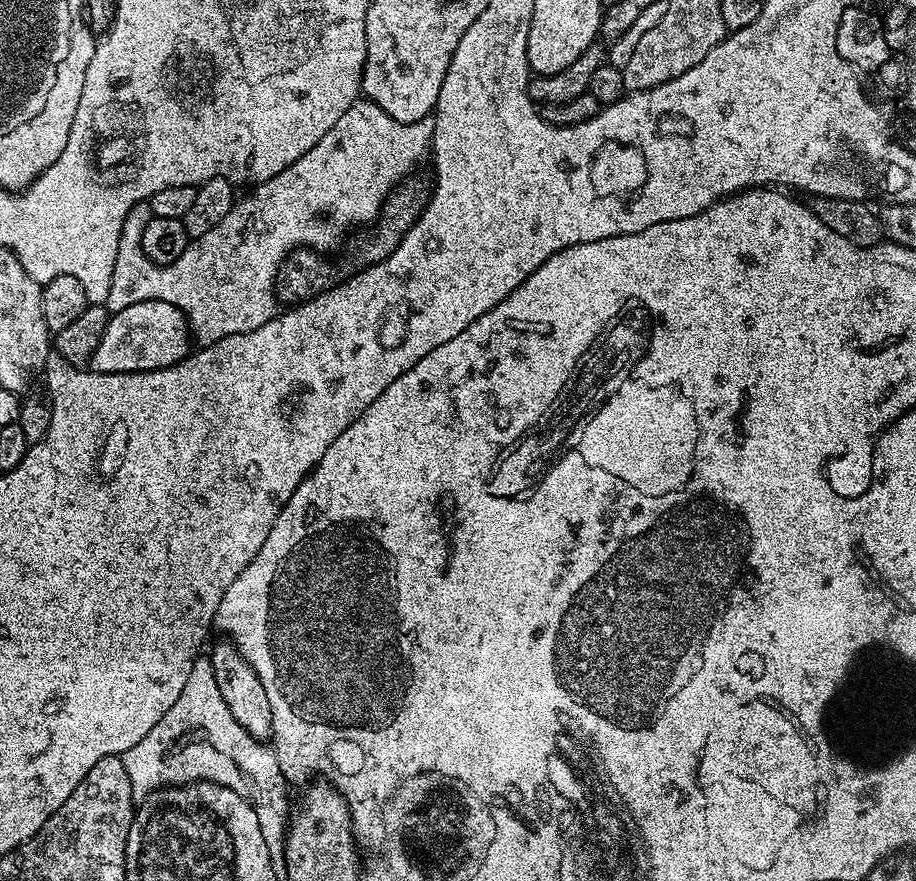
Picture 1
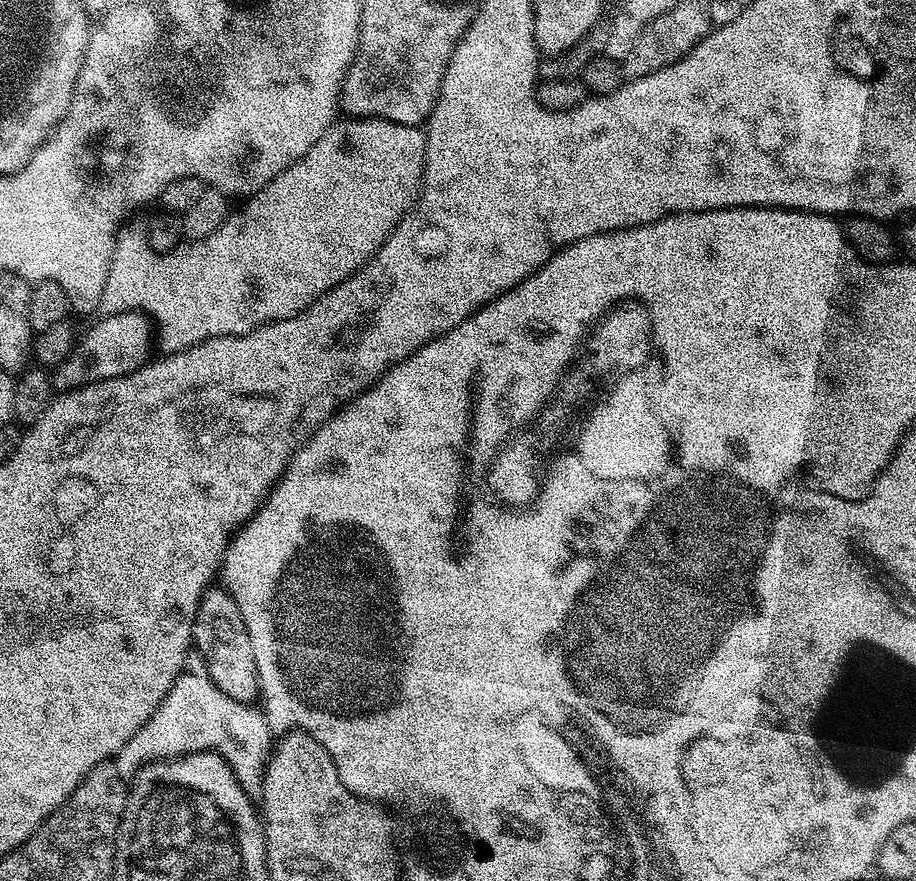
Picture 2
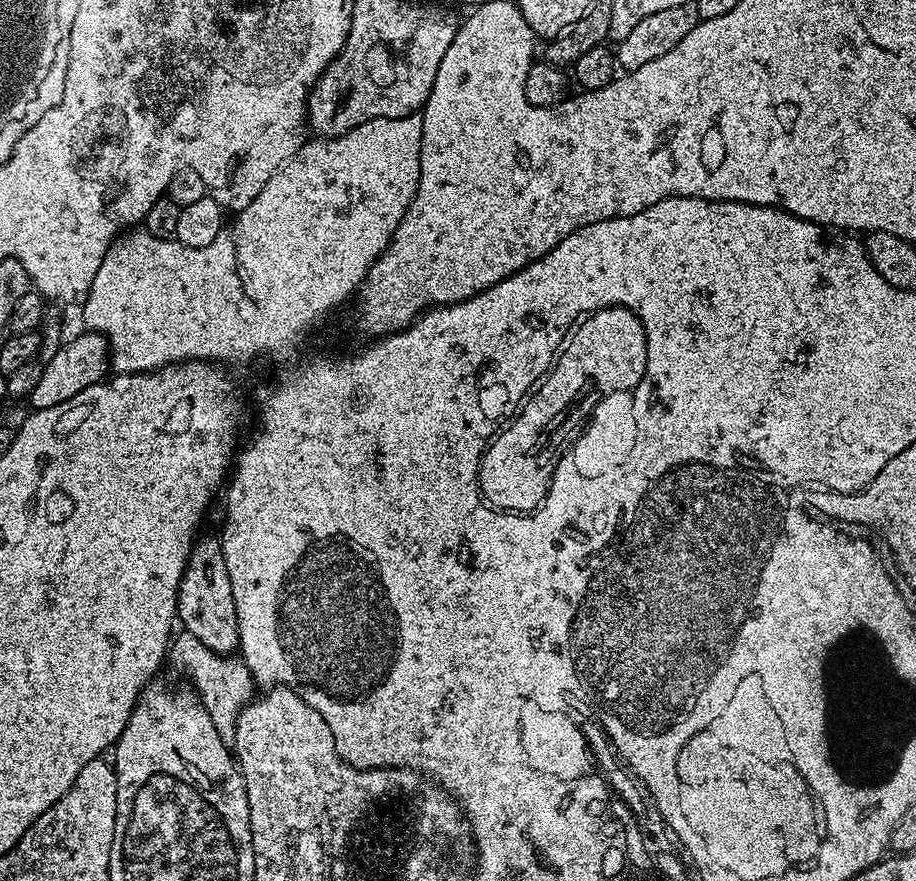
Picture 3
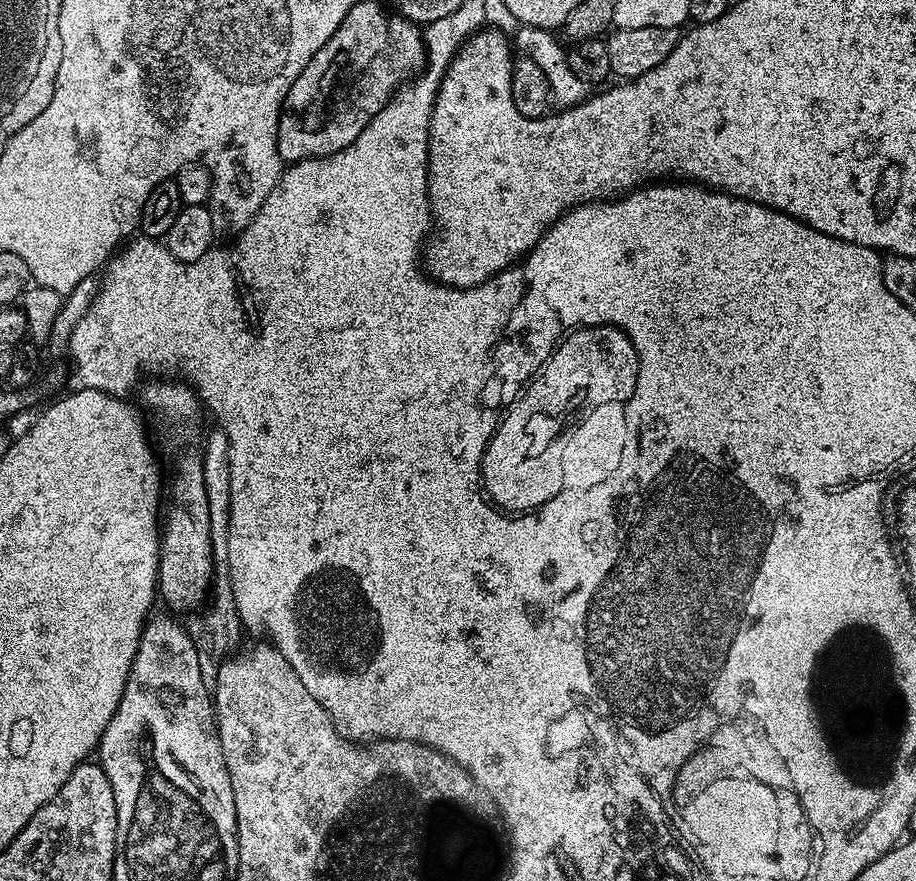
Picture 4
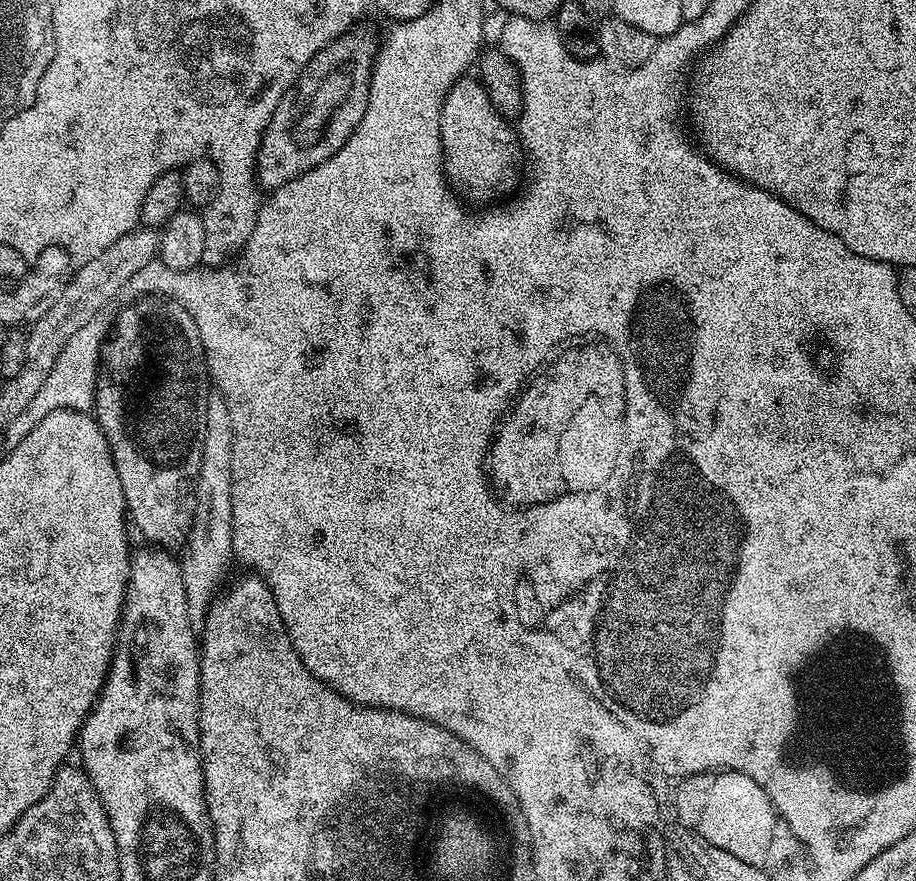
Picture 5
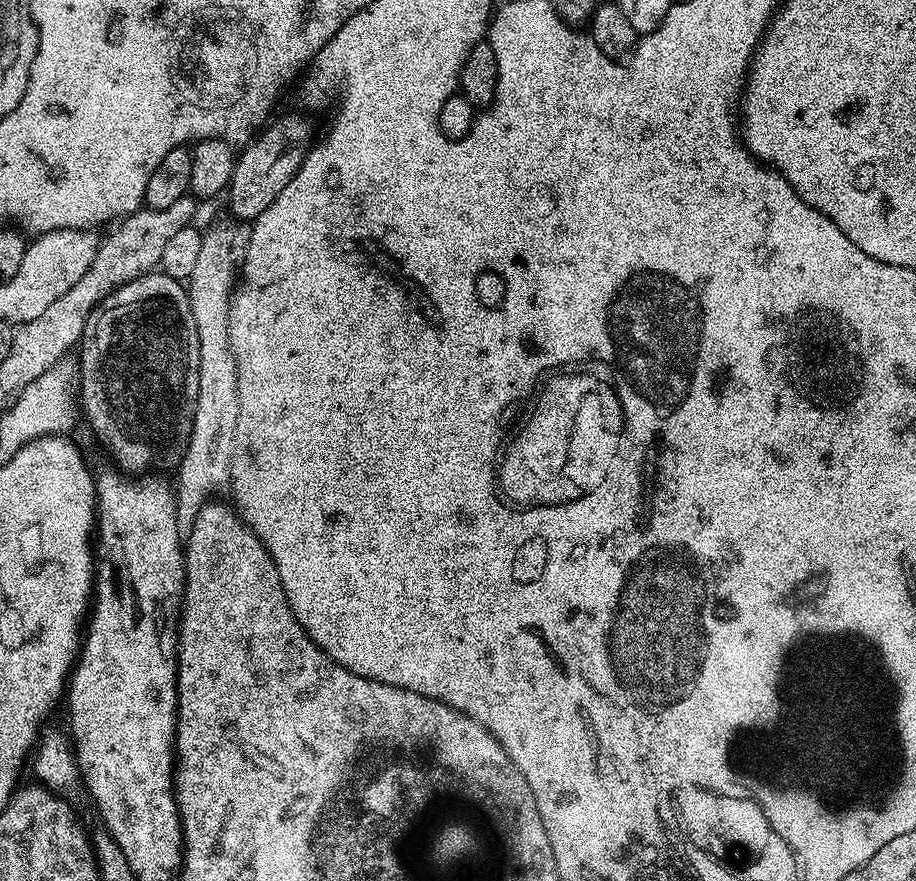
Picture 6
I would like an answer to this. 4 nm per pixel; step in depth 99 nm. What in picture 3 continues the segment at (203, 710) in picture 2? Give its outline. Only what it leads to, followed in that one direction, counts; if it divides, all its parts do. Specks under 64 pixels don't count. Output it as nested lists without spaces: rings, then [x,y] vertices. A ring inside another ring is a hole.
[[[187,634],[181,635],[181,637],[180,641],[178,641],[179,639],[175,641],[174,647],[171,649],[171,663],[173,660],[192,679],[191,687],[199,696],[201,707],[210,714],[221,738],[226,742],[235,741],[236,720],[244,705],[249,703],[254,696],[252,672],[244,665],[243,659],[237,658],[235,655],[218,654],[214,650],[202,646],[202,642],[193,640]]]

